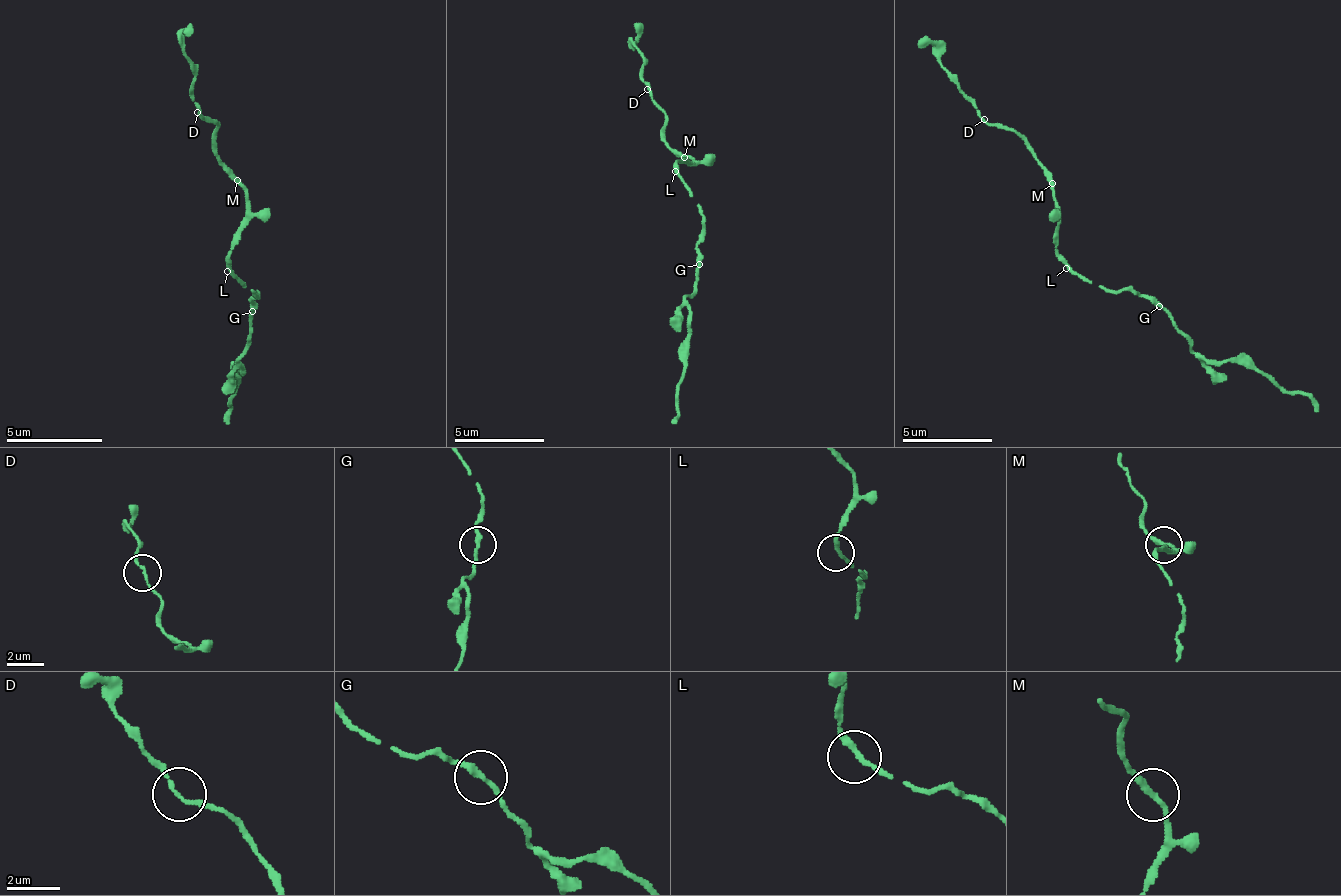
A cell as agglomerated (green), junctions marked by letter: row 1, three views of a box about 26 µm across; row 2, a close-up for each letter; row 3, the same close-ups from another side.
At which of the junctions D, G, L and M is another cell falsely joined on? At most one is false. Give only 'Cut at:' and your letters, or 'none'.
Cut at: G

